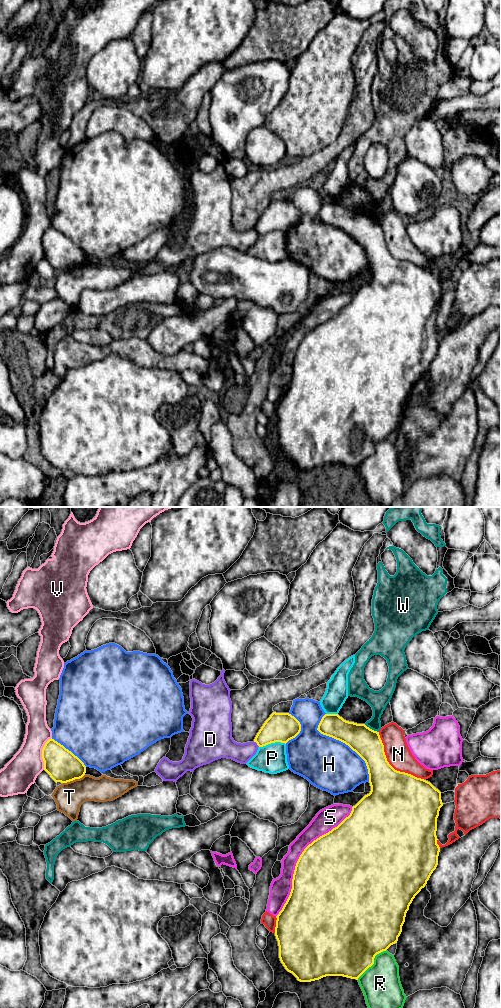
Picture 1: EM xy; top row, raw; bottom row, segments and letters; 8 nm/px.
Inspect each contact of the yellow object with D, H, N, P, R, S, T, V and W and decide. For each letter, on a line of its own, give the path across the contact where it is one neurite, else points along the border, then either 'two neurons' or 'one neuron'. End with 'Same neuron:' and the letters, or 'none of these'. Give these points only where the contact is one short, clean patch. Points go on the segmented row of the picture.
D: border xy (253, 741), (259, 746); two neurons
H: two neurons
N: two neurons
P: two neurons
R: two neurons
S: two neurons
T: two neurons
V: border xy (51, 737), (42, 749), (43, 769); two neurons
W: two neurons
Same neuron: none of these

